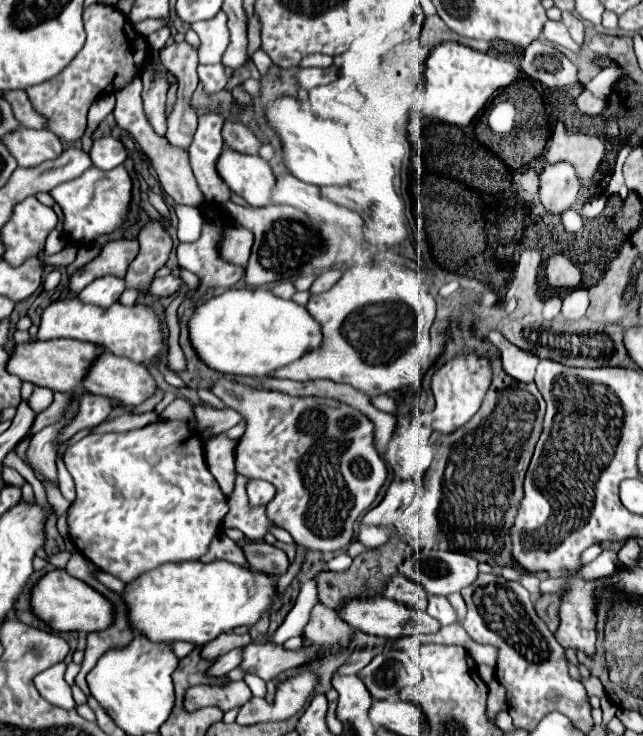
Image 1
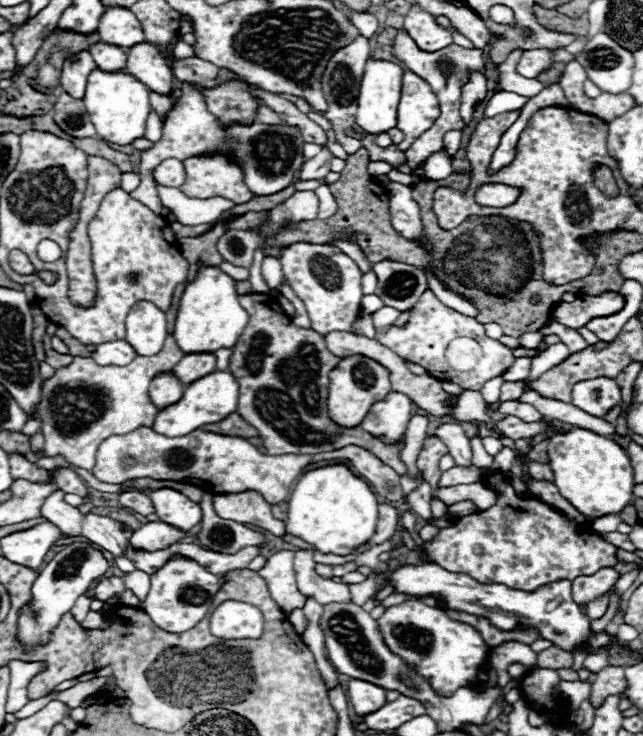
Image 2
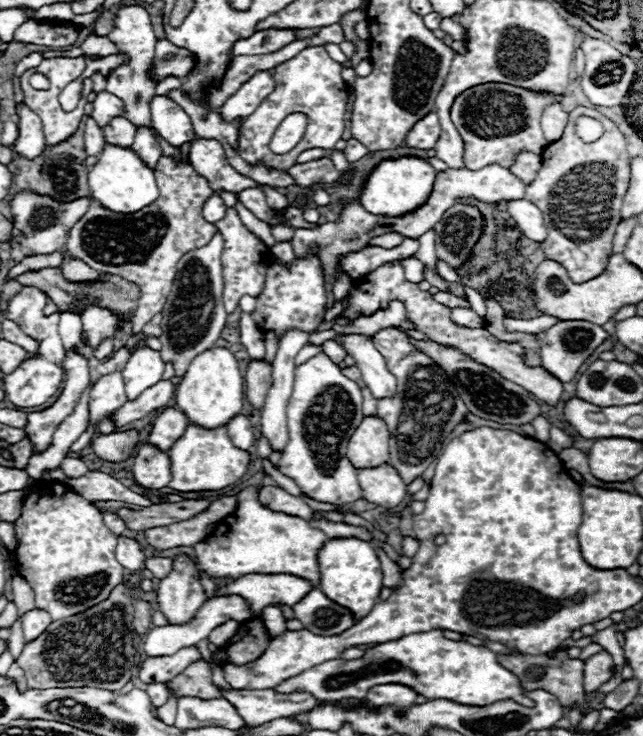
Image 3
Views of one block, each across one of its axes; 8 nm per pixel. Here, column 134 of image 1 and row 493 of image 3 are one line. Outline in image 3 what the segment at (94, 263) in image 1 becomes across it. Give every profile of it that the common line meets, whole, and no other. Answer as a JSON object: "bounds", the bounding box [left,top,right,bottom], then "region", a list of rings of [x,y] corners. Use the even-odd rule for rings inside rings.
{"bounds":[194,486,328,586],"region":[[[258,486],[244,488],[238,494],[238,508],[222,522],[218,522],[212,536],[194,546],[196,568],[212,578],[240,578],[246,574],[292,574],[308,580],[312,586],[318,586],[320,570],[316,552],[328,536],[318,528],[312,528],[304,518],[294,518],[264,508],[256,500],[258,490]]]}

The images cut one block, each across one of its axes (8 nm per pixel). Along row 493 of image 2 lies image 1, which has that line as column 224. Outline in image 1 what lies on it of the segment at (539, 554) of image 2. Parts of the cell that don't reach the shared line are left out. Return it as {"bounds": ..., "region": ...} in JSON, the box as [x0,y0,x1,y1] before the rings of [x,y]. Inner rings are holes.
{"bounds":[64,422,228,582],"region":[[[156,422],[156,424],[148,424],[144,428],[138,430],[130,430],[130,432],[110,432],[110,434],[90,434],[86,438],[82,438],[80,442],[76,442],[74,446],[70,446],[64,454],[64,462],[66,468],[70,470],[74,484],[76,484],[76,500],[70,506],[68,512],[68,530],[70,530],[70,538],[76,544],[76,548],[90,560],[94,562],[100,570],[118,576],[124,582],[132,582],[136,580],[140,574],[158,568],[160,564],[166,562],[182,562],[182,560],[198,560],[202,554],[206,554],[210,540],[218,534],[222,518],[228,512],[228,500],[224,496],[224,492],[220,490],[216,478],[210,474],[206,462],[204,462],[204,442],[200,438],[200,434],[196,430],[190,430],[186,426],[172,426],[178,422]]]}

